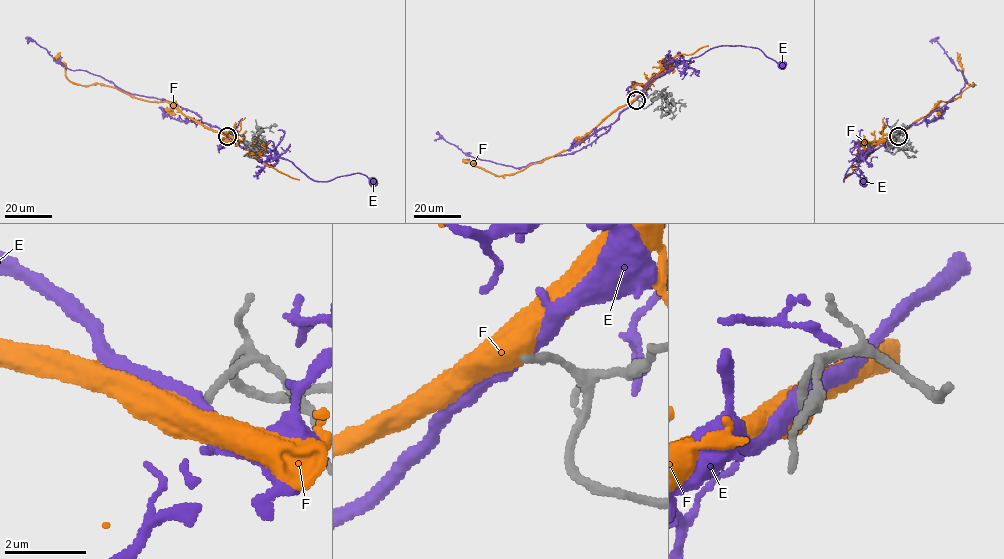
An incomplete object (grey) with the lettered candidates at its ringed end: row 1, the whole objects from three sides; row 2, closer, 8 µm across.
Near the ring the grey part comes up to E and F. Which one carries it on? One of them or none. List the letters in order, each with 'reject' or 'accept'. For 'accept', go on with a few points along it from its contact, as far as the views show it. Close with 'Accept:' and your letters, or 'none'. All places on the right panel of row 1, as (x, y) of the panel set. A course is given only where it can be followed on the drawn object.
E: reject
F: reject
Accept: none

